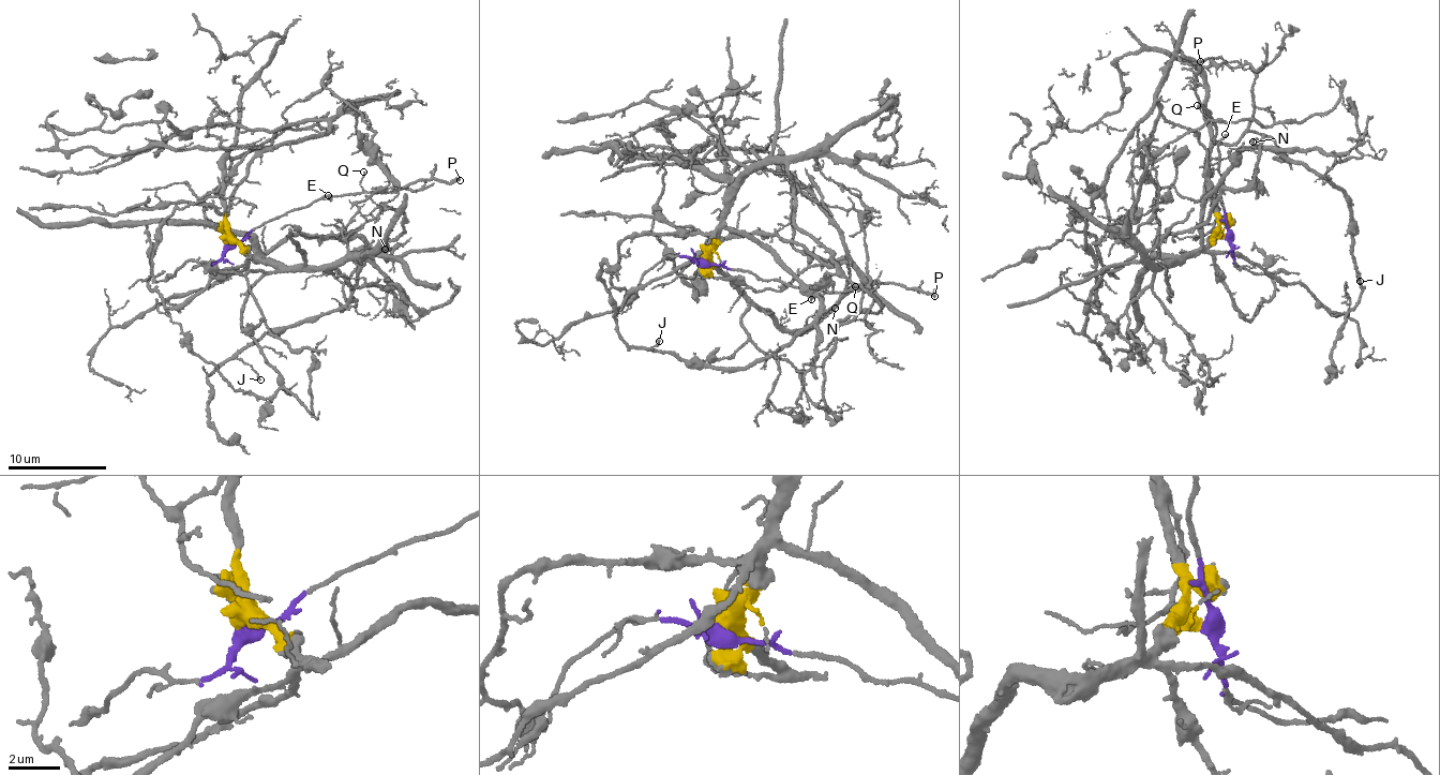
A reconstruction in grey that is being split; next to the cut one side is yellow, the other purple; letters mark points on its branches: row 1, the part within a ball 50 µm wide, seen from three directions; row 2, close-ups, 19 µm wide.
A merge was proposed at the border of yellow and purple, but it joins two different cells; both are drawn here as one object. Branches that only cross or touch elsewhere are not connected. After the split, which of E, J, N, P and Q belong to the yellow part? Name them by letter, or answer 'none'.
J, N

